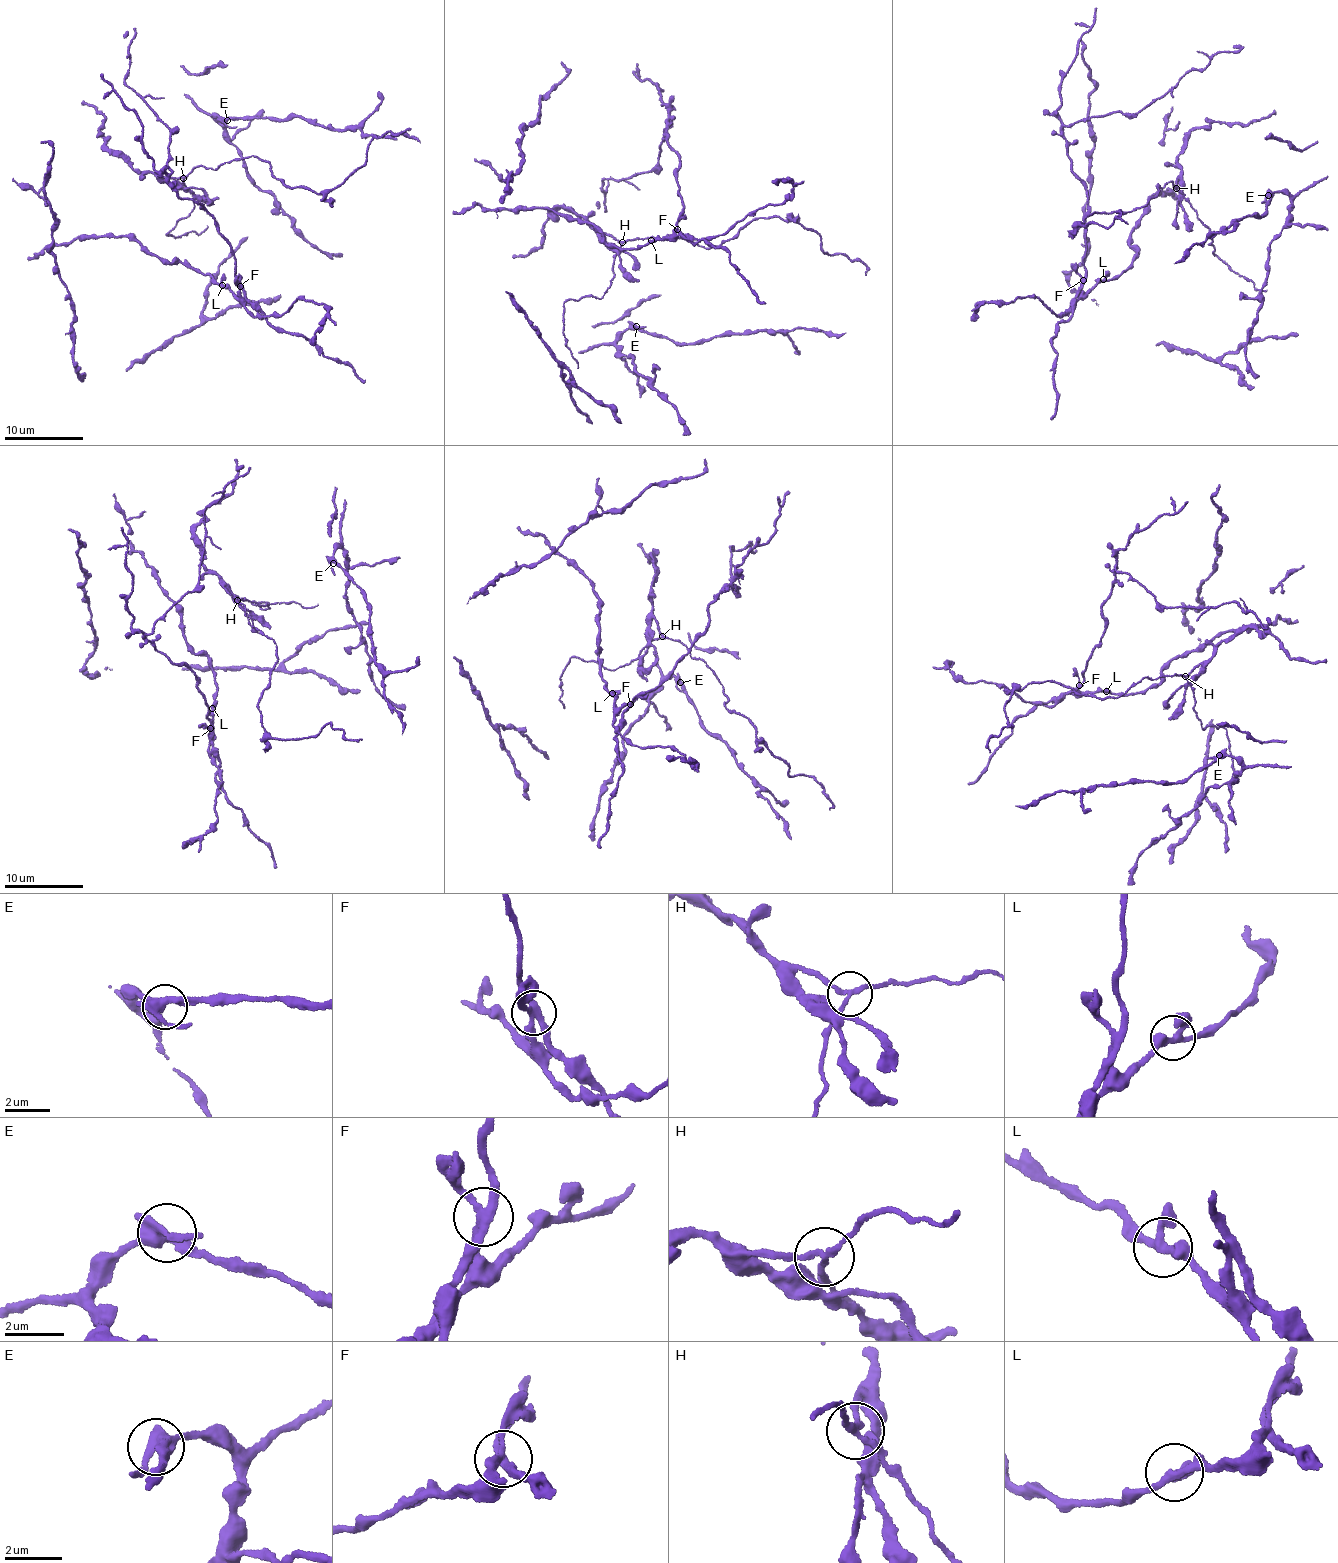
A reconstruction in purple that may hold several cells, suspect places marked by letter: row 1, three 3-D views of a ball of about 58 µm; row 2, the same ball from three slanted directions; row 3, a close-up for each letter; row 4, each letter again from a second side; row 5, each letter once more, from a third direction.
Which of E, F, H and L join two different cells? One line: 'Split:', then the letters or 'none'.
Split: F, H

